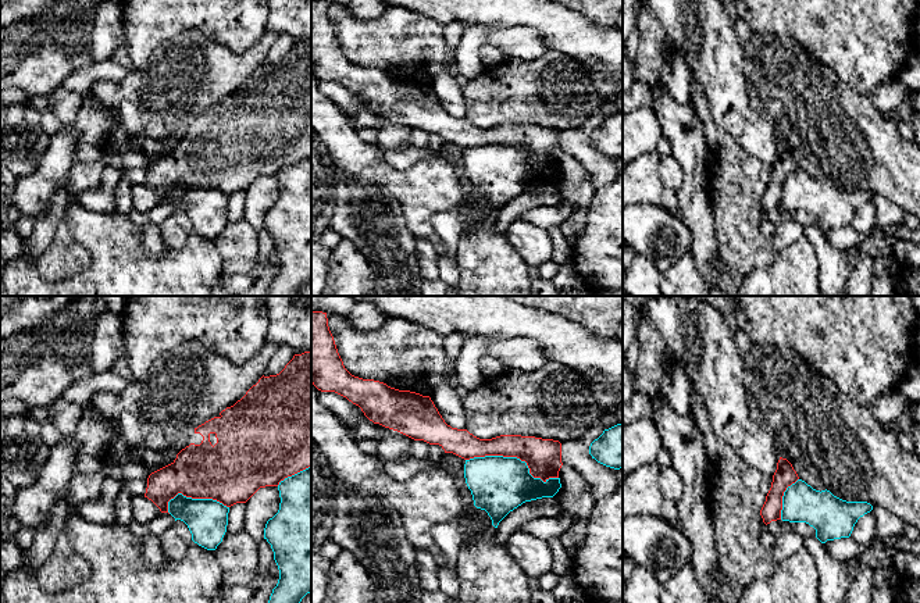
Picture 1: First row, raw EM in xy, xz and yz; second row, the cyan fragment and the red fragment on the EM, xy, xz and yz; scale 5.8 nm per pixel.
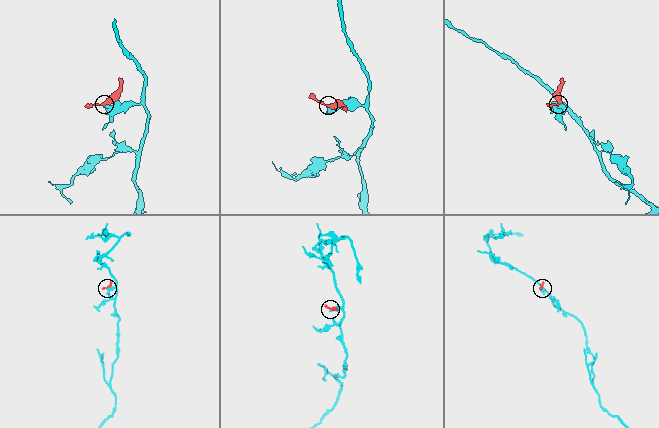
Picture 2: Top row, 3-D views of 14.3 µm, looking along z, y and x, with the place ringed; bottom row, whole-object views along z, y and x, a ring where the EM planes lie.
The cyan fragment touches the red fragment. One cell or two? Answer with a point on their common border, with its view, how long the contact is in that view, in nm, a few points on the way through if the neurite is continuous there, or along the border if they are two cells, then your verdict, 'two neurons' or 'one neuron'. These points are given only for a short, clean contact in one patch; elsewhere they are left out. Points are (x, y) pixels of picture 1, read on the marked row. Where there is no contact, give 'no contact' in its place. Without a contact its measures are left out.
xz (514, 457) | 550 nm | two neurons

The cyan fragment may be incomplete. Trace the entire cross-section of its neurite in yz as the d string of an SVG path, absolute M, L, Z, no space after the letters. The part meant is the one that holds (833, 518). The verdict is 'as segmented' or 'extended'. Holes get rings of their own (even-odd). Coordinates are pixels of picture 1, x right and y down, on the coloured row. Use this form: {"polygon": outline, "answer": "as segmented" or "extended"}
{"polygon": "M798 479L784 492L781 520L809 524L816 529L816 538L825 543L849 538L857 520L871 510L867 502L846 502Z", "answer": "as segmented"}

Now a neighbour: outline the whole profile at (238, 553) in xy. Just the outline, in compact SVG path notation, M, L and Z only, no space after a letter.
M228 532L214 550L222 584L250 586L258 575L258 543L246 532Z

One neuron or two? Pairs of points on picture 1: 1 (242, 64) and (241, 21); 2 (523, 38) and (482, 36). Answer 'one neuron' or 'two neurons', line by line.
1: two neurons
2: one neuron

